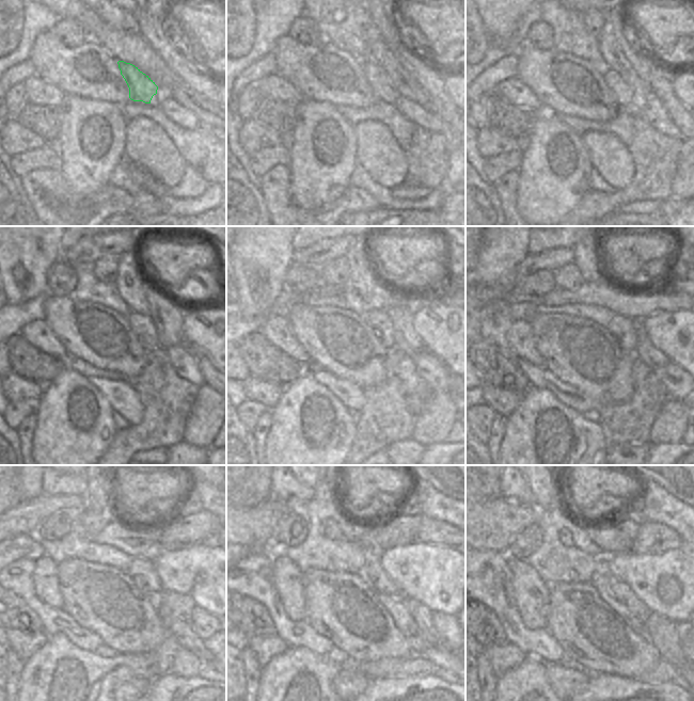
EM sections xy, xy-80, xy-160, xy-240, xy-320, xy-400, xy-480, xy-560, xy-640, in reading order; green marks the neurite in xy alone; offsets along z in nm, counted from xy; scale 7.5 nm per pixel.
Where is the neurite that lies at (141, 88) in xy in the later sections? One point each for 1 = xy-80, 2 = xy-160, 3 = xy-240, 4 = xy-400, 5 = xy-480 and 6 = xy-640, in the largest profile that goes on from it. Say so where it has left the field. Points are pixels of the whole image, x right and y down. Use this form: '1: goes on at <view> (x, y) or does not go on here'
1: goes on at xy-80 (377, 80)
2: goes on at xy-160 (625, 96)
3: goes on at xy-240 (142, 327)
4: goes on at xy-400 (624, 330)
5: goes on at xy-480 (142, 572)
6: goes on at xy-640 (618, 589)

